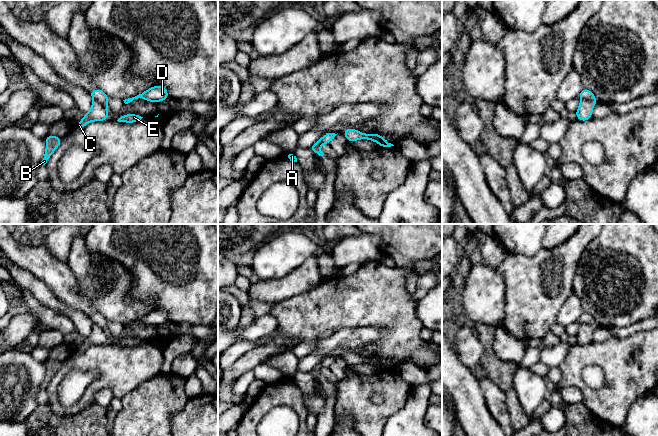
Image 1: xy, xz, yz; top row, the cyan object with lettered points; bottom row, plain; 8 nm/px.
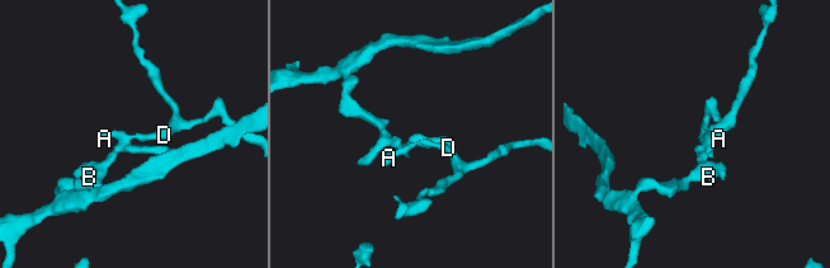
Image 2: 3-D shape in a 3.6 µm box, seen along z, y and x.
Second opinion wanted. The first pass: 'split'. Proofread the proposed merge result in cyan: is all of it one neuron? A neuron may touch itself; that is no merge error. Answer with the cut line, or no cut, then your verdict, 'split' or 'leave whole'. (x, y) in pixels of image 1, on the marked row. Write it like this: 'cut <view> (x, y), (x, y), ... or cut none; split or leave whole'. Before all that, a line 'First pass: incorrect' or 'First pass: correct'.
First pass: correct
cut xy (94, 99), (107, 109); split

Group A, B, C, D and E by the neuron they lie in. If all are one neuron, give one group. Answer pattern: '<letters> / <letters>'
A D / B C E

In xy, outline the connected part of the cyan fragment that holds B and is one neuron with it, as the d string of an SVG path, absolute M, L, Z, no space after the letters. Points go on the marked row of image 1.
M48 135L45 138L46 141L46 150L44 154L44 158L41 161L41 165L45 165L48 159L51 157L53 152L58 148L63 138Z

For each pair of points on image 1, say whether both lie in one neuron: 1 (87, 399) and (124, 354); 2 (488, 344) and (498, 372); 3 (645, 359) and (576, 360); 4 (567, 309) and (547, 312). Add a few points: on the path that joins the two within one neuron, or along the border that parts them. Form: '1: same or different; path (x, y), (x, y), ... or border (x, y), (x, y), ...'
1: same; path (94, 388), (117, 365)
2: same; path (489, 351), (491, 365)
3: same; path (634, 371), (628, 371), (615, 358), (595, 358)
4: different; border (573, 292), (561, 307), (556, 322)

